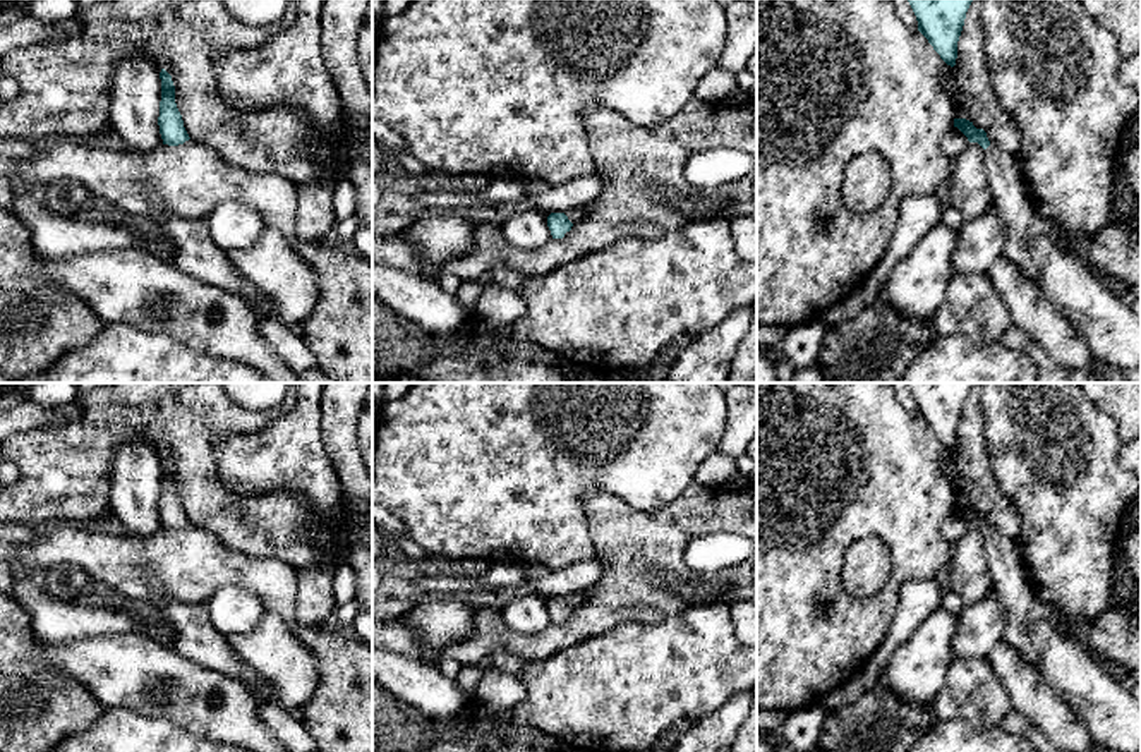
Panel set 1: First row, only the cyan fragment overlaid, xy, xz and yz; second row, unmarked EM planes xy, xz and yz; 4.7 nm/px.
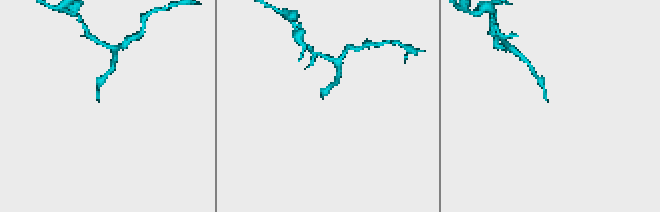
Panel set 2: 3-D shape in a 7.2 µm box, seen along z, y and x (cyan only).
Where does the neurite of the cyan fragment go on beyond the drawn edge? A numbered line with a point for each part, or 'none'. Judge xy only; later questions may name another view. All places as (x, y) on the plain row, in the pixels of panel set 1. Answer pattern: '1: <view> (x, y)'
none

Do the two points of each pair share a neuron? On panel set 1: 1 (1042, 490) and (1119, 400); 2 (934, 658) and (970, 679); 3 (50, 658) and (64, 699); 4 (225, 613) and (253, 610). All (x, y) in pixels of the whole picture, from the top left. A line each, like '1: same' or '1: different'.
1: different
2: different
3: different
4: same

